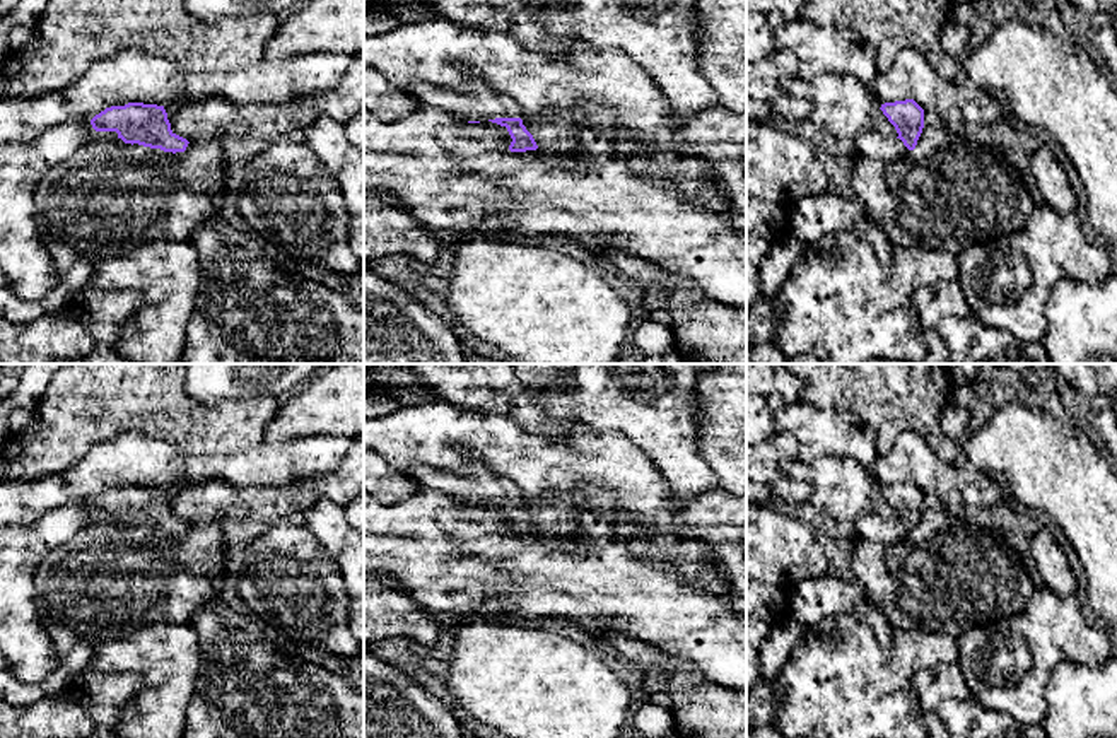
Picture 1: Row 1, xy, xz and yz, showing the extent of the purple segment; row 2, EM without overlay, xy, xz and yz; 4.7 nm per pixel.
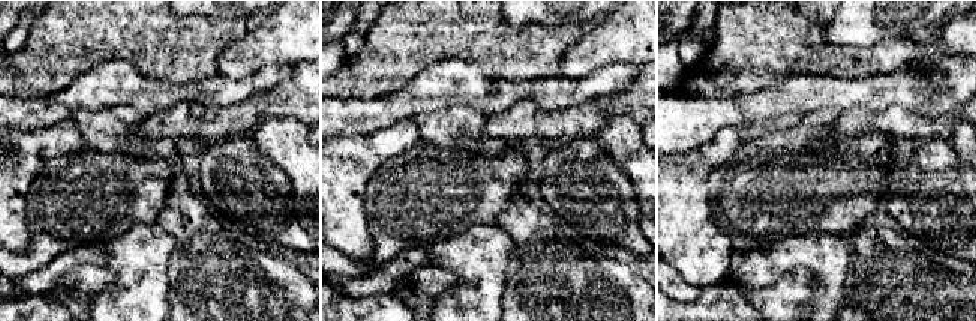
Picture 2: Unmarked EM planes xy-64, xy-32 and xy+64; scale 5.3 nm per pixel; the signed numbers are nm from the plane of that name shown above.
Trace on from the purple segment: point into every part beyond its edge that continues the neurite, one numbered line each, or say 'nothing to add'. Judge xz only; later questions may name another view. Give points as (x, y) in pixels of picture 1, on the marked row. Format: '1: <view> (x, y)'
1: xz (479, 103)

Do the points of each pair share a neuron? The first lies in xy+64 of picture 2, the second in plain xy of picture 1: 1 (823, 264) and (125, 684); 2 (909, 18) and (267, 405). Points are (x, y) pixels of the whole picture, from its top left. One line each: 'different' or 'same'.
1: different
2: different

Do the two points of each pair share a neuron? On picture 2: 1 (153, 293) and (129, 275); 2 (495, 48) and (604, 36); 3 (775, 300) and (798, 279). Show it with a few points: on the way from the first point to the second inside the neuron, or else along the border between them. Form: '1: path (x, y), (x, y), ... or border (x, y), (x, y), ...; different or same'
1: path (147, 293), (134, 281); same
2: border (583, 33), (565, 51), (561, 69); different
3: path (781, 296), (792, 285); same

